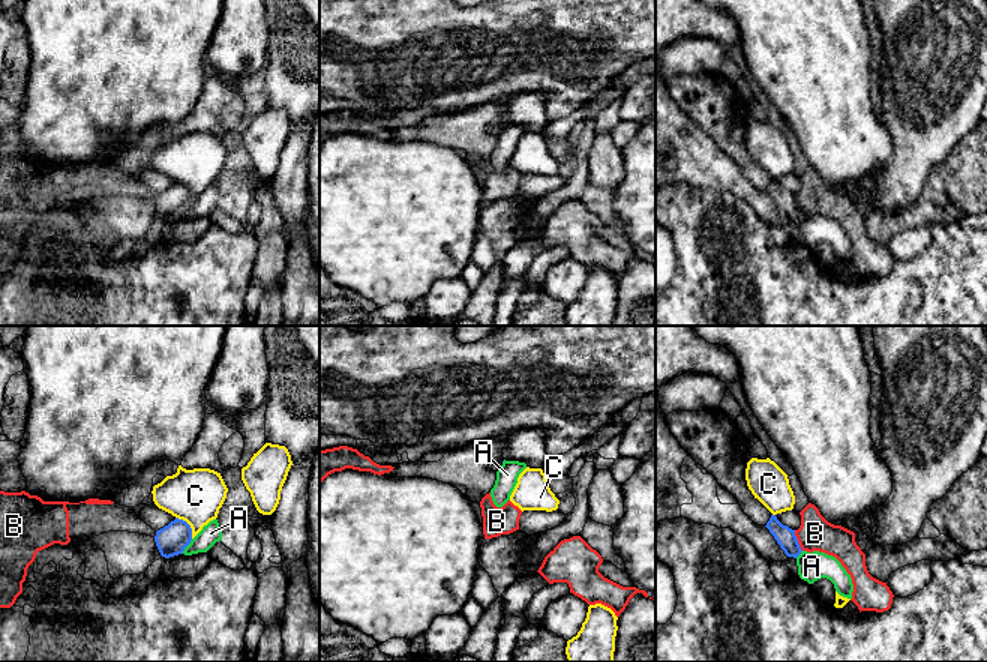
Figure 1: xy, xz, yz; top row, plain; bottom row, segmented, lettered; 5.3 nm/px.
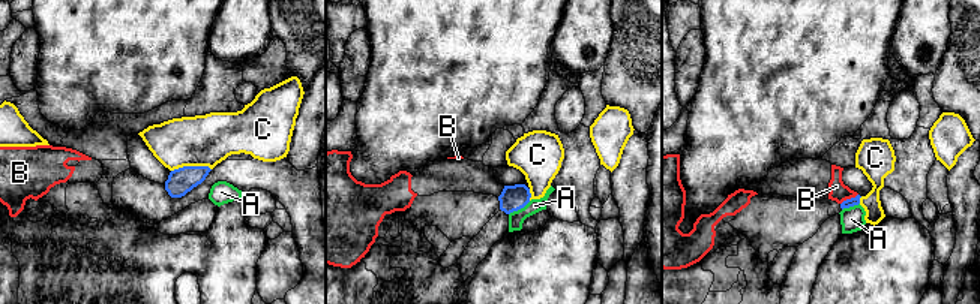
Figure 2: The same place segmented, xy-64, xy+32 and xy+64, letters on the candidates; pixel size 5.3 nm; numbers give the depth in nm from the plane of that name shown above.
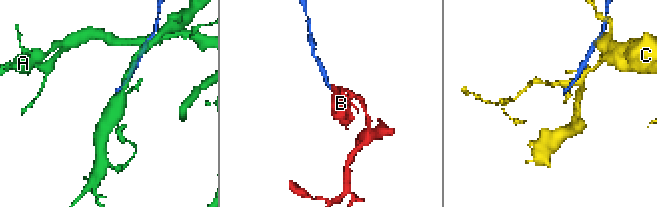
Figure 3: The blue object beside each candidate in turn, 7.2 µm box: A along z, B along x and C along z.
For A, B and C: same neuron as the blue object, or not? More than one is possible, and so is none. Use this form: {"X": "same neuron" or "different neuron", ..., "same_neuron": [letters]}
{"A": "different neuron", "B": "different neuron", "C": "different neuron", "same_neuron": []}

